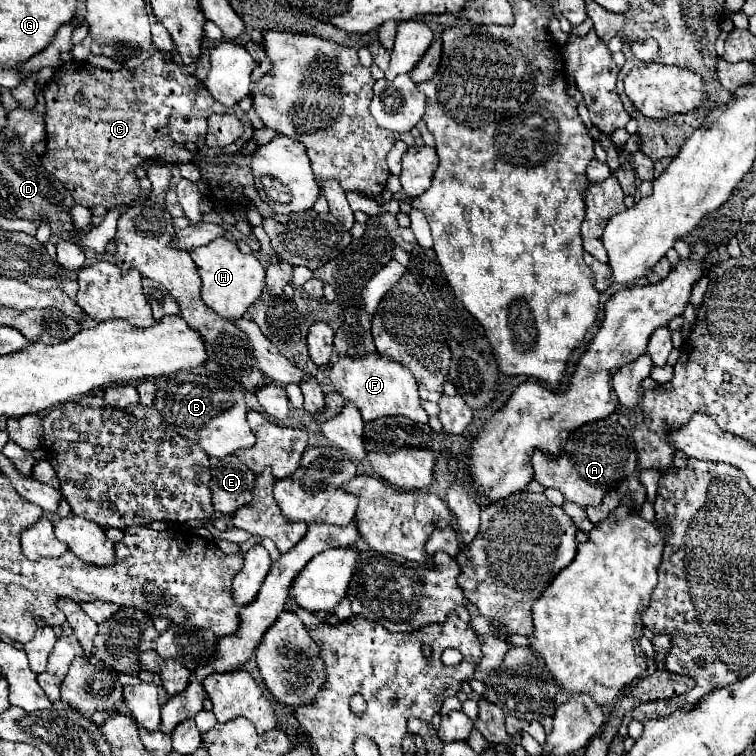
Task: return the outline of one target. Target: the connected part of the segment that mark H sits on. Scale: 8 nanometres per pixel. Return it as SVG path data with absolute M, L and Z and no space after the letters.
M215 238L215 242L191 250L191 258L199 268L199 276L203 282L201 298L221 318L241 318L247 312L247 308L259 298L265 286L265 268L257 260L257 256L243 254L237 248L237 244L227 238Z

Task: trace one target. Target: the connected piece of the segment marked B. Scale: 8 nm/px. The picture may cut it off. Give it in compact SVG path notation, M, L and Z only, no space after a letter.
M177 372L169 378L159 378L155 406L181 436L195 440L213 458L225 458L241 448L251 448L255 444L255 436L247 424L243 392L225 386L211 376Z

